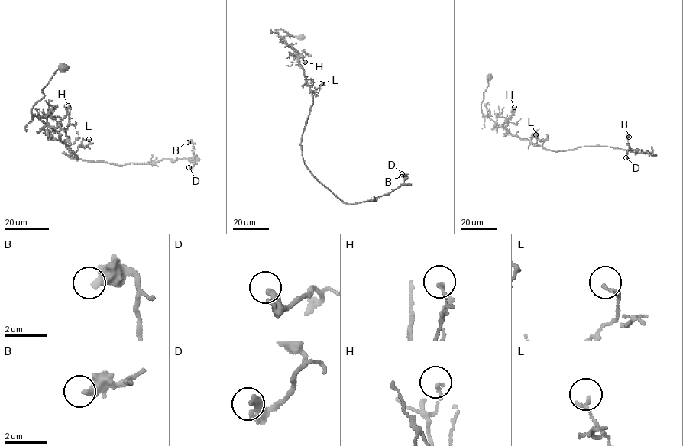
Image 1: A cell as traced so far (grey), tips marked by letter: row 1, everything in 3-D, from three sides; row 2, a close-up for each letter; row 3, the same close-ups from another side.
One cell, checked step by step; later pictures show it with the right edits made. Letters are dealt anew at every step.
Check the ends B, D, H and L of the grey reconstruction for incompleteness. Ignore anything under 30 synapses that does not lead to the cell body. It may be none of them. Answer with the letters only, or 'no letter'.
no letter

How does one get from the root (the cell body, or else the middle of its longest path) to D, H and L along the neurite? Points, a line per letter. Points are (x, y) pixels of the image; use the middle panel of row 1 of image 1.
D: (299, 38), (275, 30), (312, 94), (301, 142), (309, 171), (350, 204), (389, 194), (402, 173)
H: (299, 38), (292, 37), (282, 29), (275, 30), (305, 62)
L: (299, 38), (292, 37), (282, 29), (275, 30), (296, 54), (309, 88), (314, 92), (321, 83)

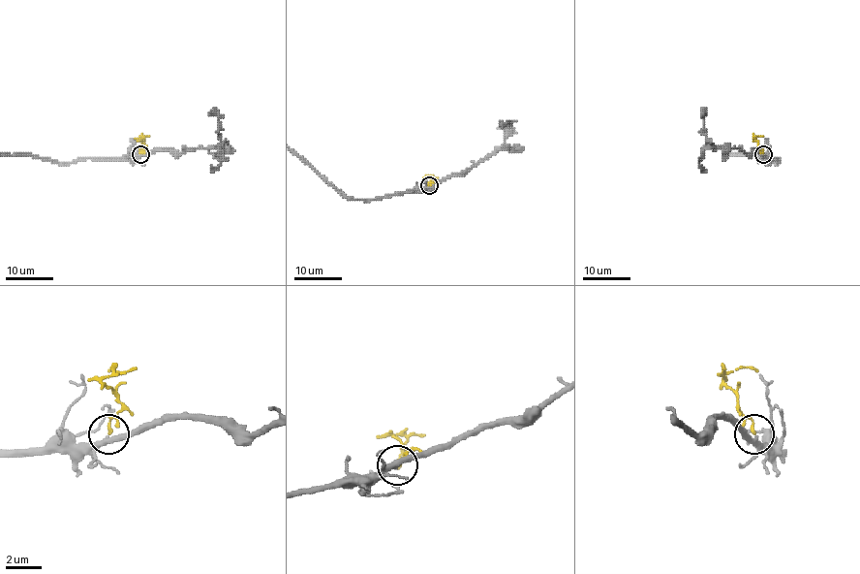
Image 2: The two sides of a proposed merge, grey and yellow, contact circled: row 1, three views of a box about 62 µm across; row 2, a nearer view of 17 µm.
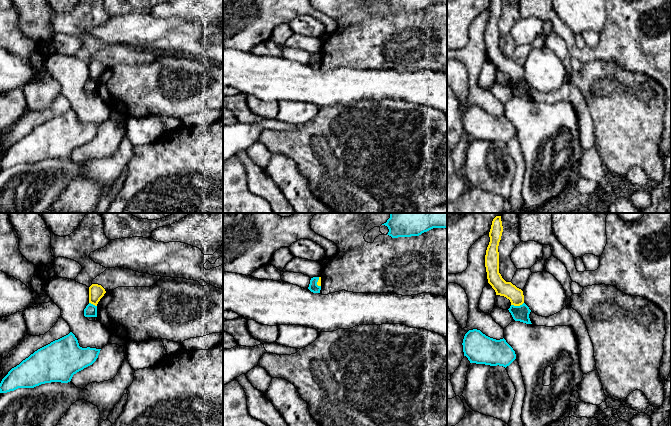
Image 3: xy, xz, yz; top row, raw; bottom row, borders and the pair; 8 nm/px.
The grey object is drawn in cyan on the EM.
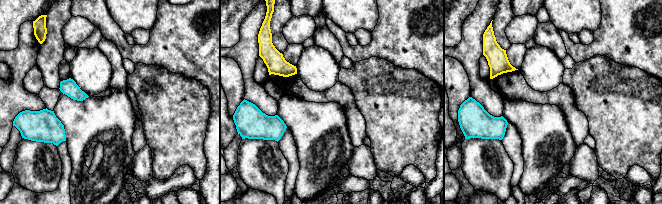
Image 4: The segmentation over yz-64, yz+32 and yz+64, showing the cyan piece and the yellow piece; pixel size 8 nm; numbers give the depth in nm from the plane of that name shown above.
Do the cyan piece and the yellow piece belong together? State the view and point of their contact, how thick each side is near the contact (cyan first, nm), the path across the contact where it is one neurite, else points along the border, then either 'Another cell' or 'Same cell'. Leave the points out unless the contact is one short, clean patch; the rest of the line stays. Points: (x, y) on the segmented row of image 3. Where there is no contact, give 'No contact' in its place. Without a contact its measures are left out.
Touches cyan at yz (517, 306). Thickness 130 nm (cyan) against 120 nm. Boundary: yz (523, 302), (519, 305), (511, 305). Another cell

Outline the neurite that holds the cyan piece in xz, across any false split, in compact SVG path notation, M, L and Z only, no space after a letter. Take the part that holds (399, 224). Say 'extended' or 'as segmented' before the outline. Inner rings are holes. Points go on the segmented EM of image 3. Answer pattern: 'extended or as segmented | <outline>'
as segmented | M390 213L390 218L382 225L388 227L387 235L392 238L419 236L433 228L447 228L447 213Z

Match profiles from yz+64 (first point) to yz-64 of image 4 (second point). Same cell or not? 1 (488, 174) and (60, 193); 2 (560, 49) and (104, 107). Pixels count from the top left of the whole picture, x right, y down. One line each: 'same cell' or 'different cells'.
1: different cells
2: same cell

